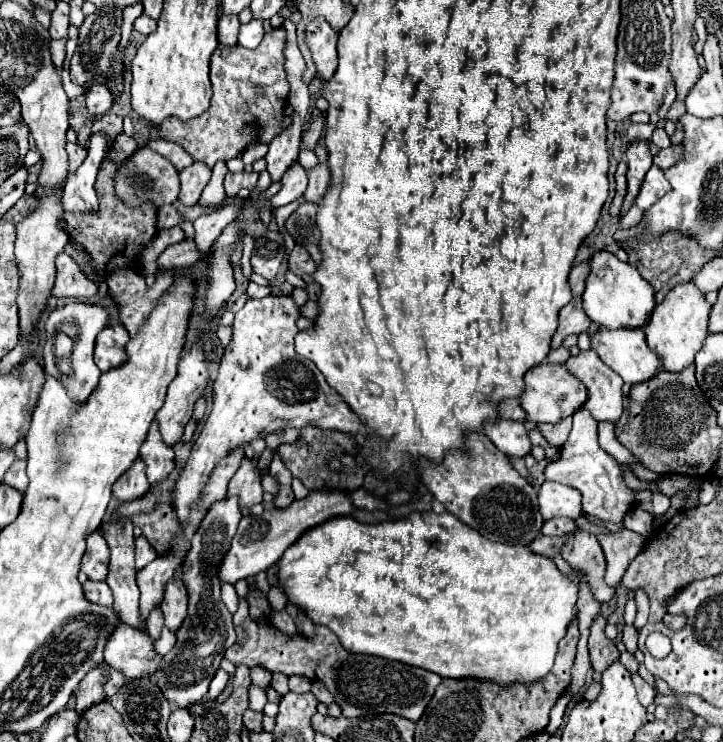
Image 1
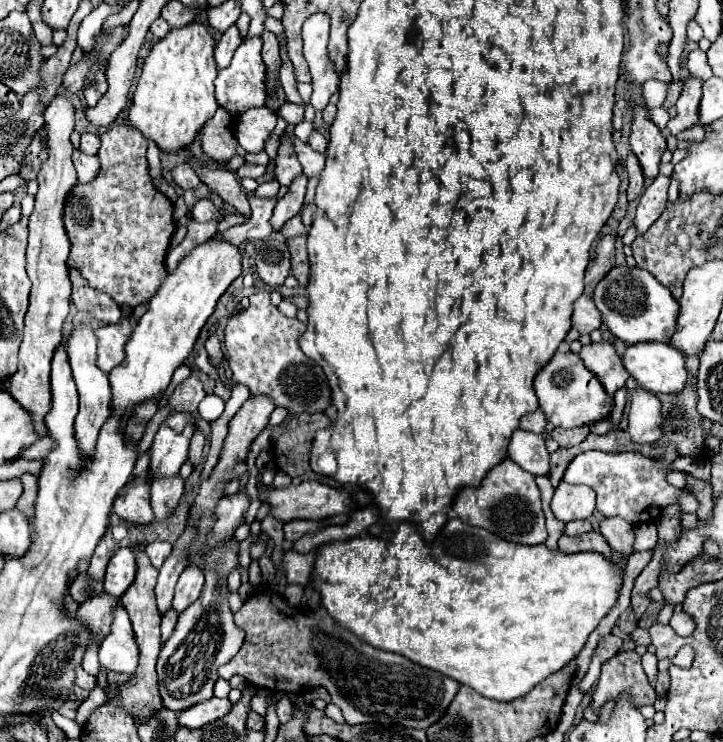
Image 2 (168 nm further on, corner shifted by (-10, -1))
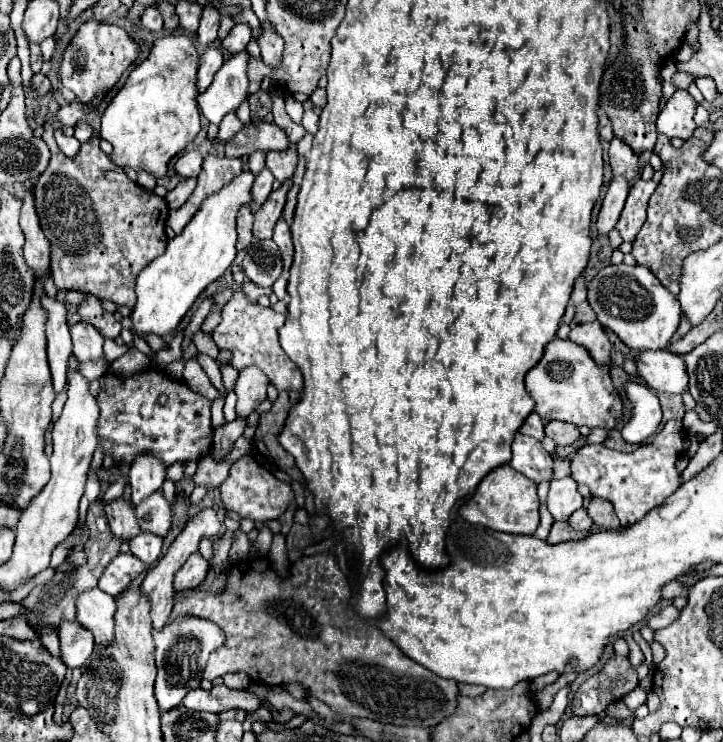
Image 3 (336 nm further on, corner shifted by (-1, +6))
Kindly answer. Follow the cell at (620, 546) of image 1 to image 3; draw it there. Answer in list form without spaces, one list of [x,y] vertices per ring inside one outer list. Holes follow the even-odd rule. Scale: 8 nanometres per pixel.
[[[592,498],[590,504],[588,504],[588,514],[590,518],[594,520],[594,524],[602,530],[618,530],[620,524],[618,524],[618,516],[612,508],[612,504],[608,500],[602,500],[602,498]]]

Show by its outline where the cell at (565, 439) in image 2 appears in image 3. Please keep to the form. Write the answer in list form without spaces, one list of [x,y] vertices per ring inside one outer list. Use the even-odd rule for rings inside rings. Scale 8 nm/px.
[[[548,422],[546,436],[550,436],[558,446],[570,446],[580,438],[580,430],[568,422]]]

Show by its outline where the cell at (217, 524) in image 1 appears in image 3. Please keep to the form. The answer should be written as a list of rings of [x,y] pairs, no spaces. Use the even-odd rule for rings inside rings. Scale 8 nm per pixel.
[[[180,616],[178,620],[166,624],[162,630],[152,632],[152,636],[154,636],[154,658],[158,668],[154,692],[160,712],[166,712],[178,706],[190,690],[200,686],[202,668],[210,652],[214,652],[214,648],[220,648],[224,644],[224,632],[210,620],[198,620],[196,616]]]

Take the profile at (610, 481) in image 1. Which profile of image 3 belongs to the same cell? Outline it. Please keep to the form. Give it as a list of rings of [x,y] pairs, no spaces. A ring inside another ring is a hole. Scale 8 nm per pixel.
[[[668,420],[652,442],[642,444],[634,452],[628,452],[628,454],[618,452],[618,450],[610,450],[610,448],[606,448],[602,444],[584,446],[584,448],[580,448],[574,454],[574,460],[572,460],[572,478],[578,484],[586,484],[590,488],[592,496],[600,496],[600,498],[612,502],[614,510],[616,510],[616,514],[620,518],[620,526],[628,528],[634,522],[638,522],[640,518],[644,518],[646,512],[650,512],[654,506],[662,504],[662,500],[666,500],[680,486],[680,474],[676,472],[674,464],[684,454],[684,446],[682,446],[684,440],[686,440],[686,434],[684,434],[682,420]]]

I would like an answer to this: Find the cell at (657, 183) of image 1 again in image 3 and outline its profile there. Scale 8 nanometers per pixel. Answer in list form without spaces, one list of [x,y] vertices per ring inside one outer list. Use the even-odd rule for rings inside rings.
[[[636,180],[634,186],[630,188],[628,200],[624,204],[624,210],[620,214],[620,220],[616,224],[616,230],[620,232],[622,240],[634,242],[638,230],[646,222],[646,208],[652,192],[656,190],[656,182],[652,180]]]

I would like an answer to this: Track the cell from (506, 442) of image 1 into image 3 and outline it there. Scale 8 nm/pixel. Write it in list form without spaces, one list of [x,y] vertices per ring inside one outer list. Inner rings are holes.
[[[516,434],[512,444],[512,462],[510,466],[540,484],[544,480],[552,480],[552,456],[542,448],[542,444],[530,436]]]

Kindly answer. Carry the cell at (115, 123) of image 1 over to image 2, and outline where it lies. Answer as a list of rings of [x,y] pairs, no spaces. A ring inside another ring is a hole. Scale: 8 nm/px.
[[[127,123],[111,127],[101,135],[97,157],[101,159],[101,173],[95,181],[87,185],[77,183],[65,207],[65,227],[71,239],[71,253],[67,263],[69,267],[77,267],[93,289],[109,293],[119,305],[137,307],[149,301],[167,277],[165,255],[175,231],[173,203],[159,189],[155,189],[149,177],[147,139],[141,135],[139,129],[131,125],[127,127]]]

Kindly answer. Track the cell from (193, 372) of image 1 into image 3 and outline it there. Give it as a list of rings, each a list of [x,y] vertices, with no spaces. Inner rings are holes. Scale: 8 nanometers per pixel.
[[[144,456],[144,458],[134,460],[134,464],[128,472],[134,506],[140,504],[150,494],[154,494],[156,490],[160,490],[164,476],[166,476],[166,468],[162,468],[162,464],[158,464],[158,460],[154,460],[154,456]]]

